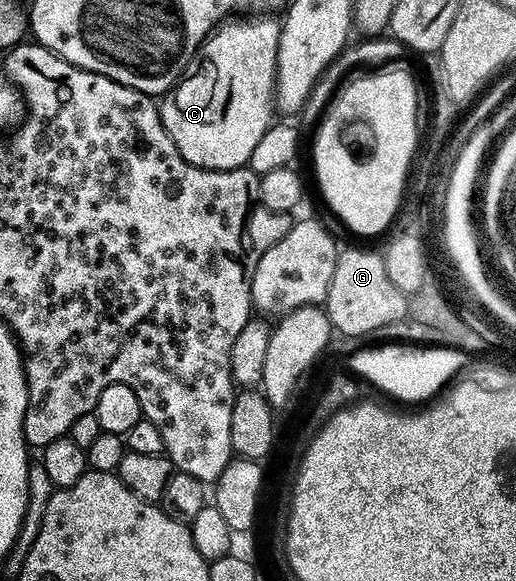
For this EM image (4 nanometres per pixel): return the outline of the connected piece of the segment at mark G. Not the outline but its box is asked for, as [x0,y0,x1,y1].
[322,248,410,336]

